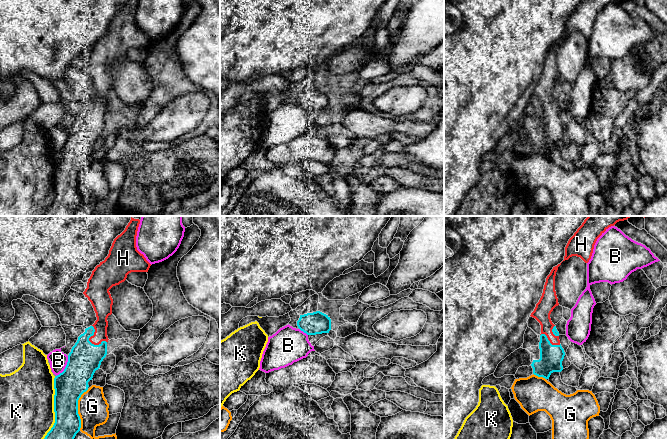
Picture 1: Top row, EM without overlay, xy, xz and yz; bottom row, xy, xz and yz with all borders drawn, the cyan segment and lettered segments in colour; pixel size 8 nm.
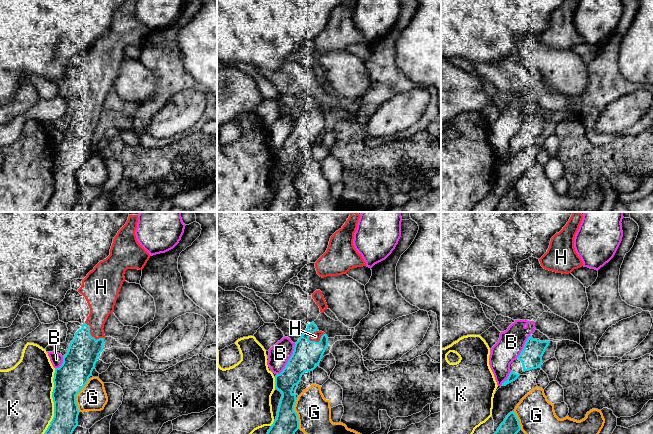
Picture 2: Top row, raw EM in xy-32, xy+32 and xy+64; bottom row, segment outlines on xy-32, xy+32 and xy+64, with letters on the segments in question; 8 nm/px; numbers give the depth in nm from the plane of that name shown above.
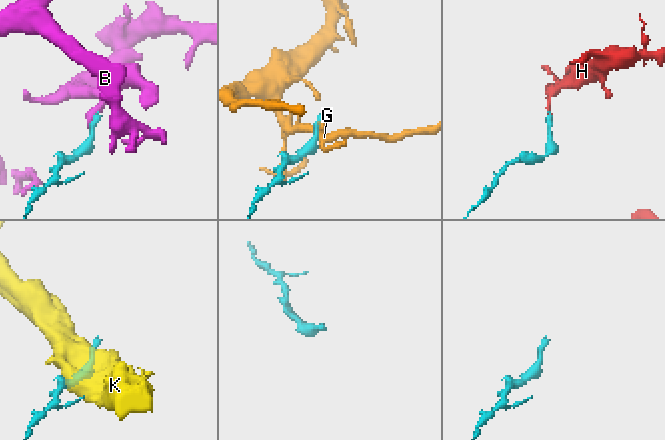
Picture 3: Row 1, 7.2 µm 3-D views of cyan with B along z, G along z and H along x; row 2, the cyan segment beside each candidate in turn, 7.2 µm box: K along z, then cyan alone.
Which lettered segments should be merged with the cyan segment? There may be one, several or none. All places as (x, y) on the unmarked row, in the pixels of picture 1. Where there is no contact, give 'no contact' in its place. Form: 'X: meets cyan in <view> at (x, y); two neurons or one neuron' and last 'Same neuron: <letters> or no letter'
B: meets cyan in xy at (65, 143); two neurons
G: meets cyan in xy at (77, 185); two neurons
H: meets cyan in xy at (89, 117); one neuron
K: meets cyan in xy at (54, 184); two neurons
Same neuron: H

